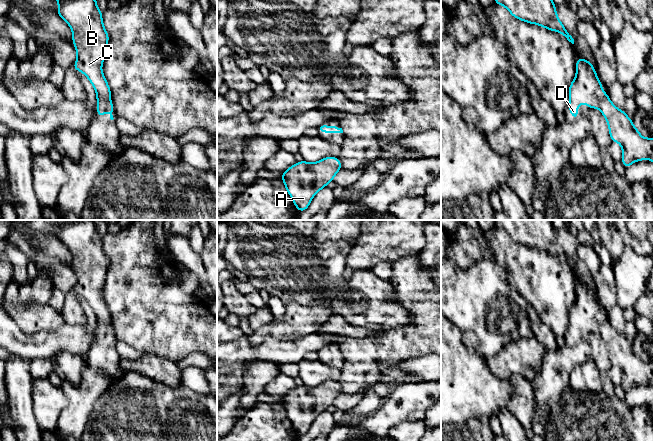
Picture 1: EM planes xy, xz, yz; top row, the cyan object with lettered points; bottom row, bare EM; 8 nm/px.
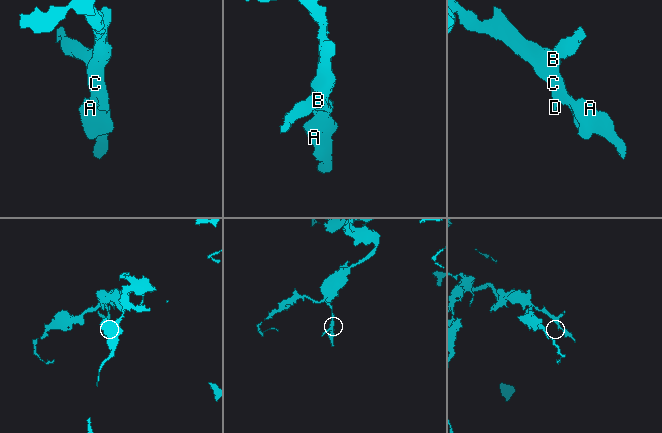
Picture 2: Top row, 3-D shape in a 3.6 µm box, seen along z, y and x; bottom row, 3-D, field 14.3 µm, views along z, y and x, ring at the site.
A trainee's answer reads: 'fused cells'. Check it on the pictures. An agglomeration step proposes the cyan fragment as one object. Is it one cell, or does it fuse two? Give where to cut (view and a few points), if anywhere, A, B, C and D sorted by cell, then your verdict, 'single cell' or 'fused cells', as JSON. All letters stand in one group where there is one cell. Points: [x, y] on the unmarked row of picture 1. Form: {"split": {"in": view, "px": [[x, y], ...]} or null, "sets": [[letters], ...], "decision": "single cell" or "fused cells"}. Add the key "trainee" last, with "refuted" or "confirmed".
{"split": null, "sets": [["A", "B", "C", "D"]], "decision": "single cell", "trainee": "refuted"}

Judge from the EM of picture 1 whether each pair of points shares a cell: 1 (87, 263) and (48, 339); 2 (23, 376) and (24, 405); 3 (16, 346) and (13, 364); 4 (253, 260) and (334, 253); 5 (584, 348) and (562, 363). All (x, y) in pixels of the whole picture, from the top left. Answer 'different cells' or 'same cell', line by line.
1: different cells
2: same cell
3: different cells
4: same cell
5: same cell

